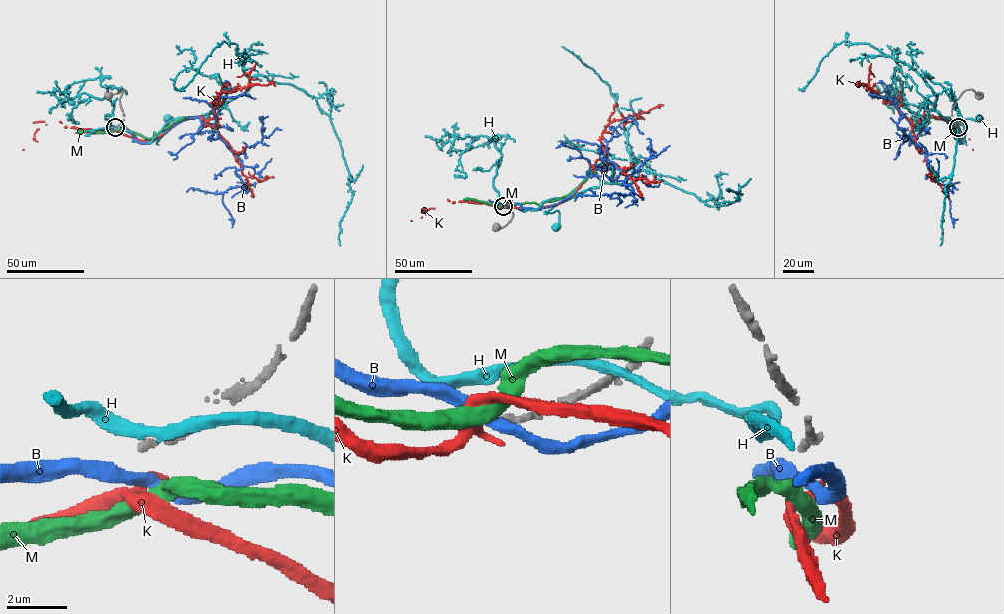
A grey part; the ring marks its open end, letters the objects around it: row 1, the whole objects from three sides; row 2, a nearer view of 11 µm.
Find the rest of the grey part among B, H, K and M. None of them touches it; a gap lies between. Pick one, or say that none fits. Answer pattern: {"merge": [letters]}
{"merge": []}

